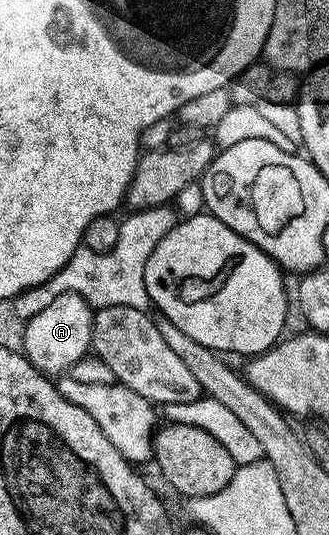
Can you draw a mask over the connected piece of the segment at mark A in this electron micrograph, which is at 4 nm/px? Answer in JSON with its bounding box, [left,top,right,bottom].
[22,293,95,375]

